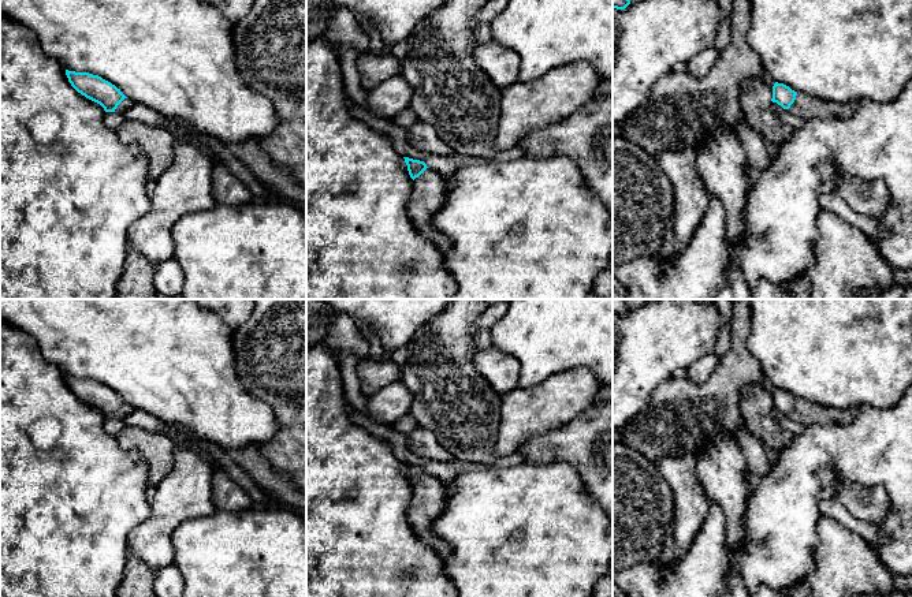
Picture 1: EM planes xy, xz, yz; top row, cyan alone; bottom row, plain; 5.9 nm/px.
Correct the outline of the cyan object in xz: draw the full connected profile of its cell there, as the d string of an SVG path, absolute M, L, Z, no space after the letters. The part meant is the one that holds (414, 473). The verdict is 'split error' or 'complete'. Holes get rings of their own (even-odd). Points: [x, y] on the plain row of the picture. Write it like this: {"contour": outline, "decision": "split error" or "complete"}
{"contour": "M409 463L403 464L409 481L413 485L412 501L407 508L407 522L424 544L431 545L442 559L446 559L450 555L450 548L431 531L431 523L444 511L447 505L447 490L424 467Z", "decision": "split error"}

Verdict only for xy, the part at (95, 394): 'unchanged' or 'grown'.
grown

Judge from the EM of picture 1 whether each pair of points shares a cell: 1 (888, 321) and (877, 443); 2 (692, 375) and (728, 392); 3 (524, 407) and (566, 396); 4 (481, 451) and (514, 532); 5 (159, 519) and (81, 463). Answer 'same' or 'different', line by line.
1: different
2: different
3: same
4: different
5: different

